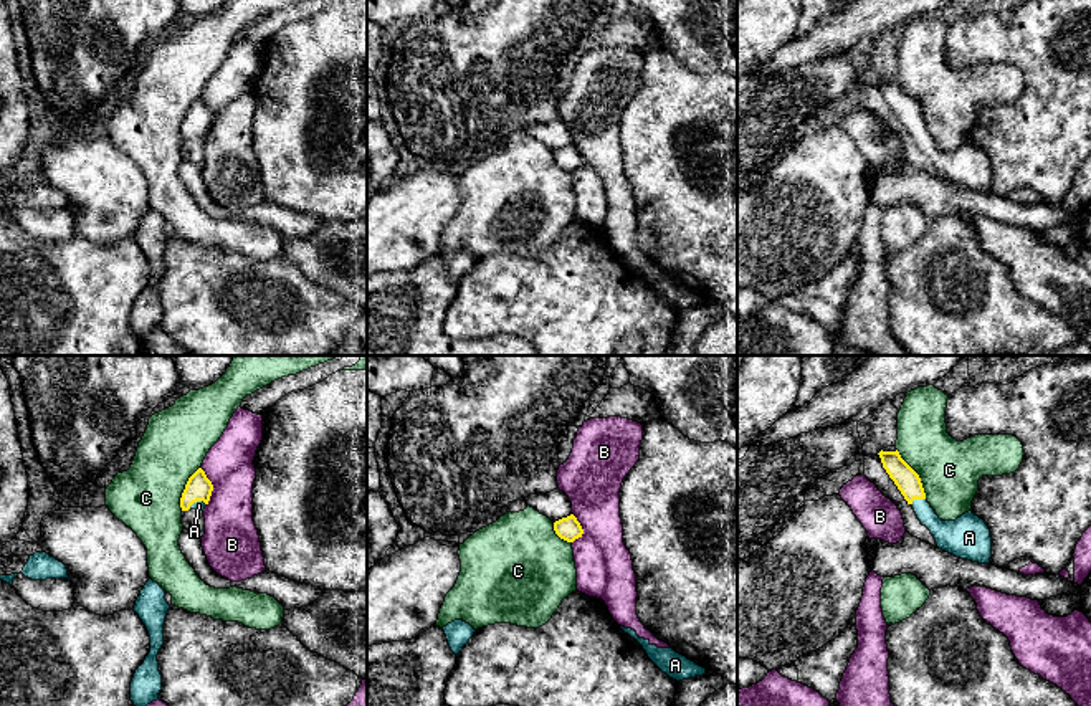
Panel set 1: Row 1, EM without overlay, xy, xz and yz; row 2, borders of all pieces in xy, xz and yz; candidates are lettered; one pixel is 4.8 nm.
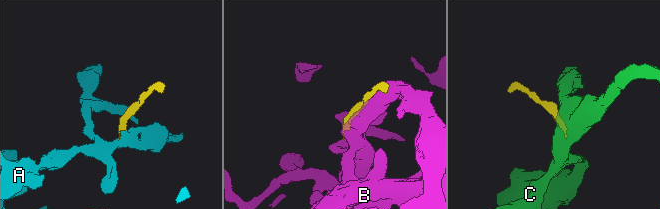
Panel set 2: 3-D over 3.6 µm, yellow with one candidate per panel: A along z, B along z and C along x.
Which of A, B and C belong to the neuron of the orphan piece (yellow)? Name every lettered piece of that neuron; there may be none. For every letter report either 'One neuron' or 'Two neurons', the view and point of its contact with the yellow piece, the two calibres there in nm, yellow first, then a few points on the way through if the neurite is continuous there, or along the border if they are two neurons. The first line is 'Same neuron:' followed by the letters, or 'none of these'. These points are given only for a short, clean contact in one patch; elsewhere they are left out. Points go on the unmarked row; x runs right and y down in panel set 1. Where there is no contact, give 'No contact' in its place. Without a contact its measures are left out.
Same neuron: A
A: One neuron. Touches yellow at yz (916, 128). Thickness 120 nm (yellow) against 160 nm. Path across: yz (908, 111), (916, 128), (923, 141), (951, 166)
B: Two neurons. Touches yellow at xy (212, 116). Thickness 130 nm (yellow) against 260 nm
C: Two neurons. Touches yellow at yz (916, 103). Thickness 120 nm (yellow) against 300 nm. Boundary: yz (896, 78), (900, 86), (918, 104), (926, 128)

